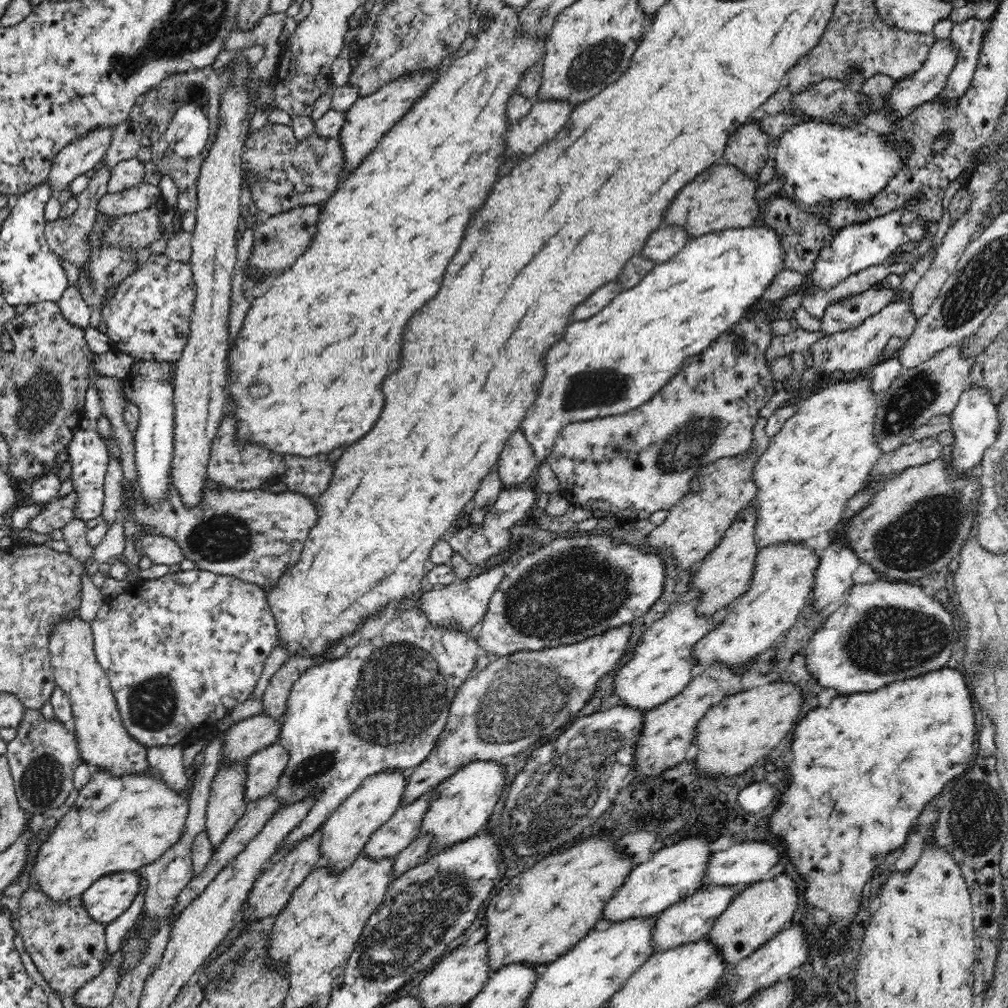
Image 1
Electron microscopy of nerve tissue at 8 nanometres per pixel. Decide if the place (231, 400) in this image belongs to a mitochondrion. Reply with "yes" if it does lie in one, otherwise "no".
no

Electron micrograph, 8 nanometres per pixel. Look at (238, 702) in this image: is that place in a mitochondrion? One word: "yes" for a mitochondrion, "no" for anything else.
no

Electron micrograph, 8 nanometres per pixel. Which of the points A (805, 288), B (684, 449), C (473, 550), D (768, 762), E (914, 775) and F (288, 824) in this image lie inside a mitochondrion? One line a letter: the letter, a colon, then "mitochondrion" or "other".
A: other
B: mitochondrion
C: other
D: other
E: other
F: other

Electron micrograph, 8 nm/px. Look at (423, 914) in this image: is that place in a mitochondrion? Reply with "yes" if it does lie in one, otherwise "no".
yes

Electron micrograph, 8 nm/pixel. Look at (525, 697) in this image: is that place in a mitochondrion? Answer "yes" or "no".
yes

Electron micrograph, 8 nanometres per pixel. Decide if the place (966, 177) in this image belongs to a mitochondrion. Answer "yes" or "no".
no

